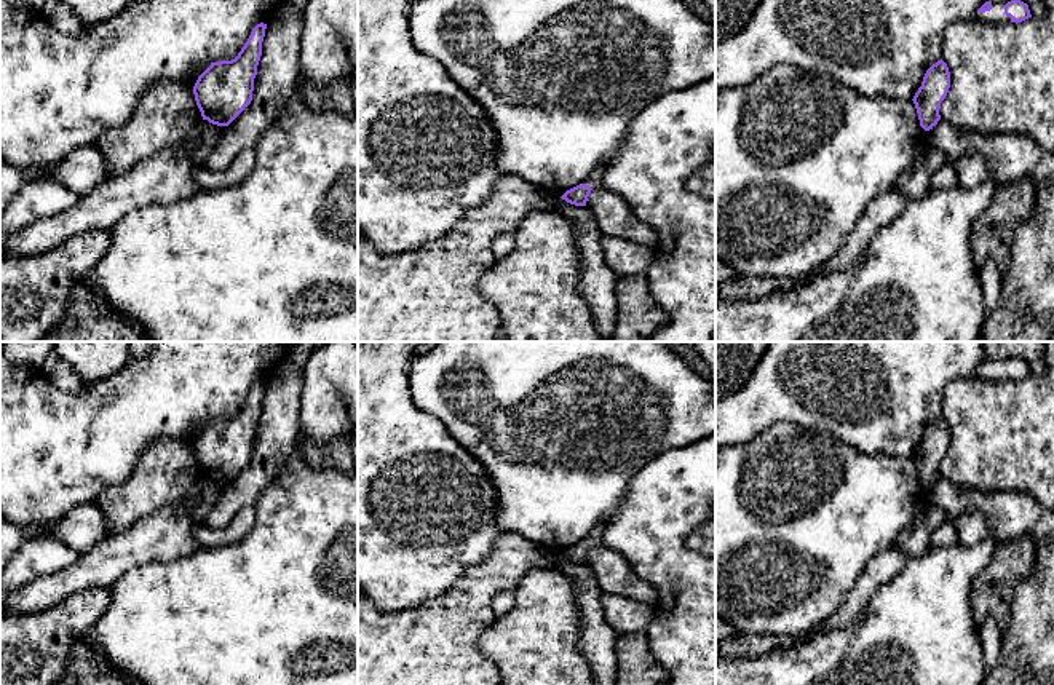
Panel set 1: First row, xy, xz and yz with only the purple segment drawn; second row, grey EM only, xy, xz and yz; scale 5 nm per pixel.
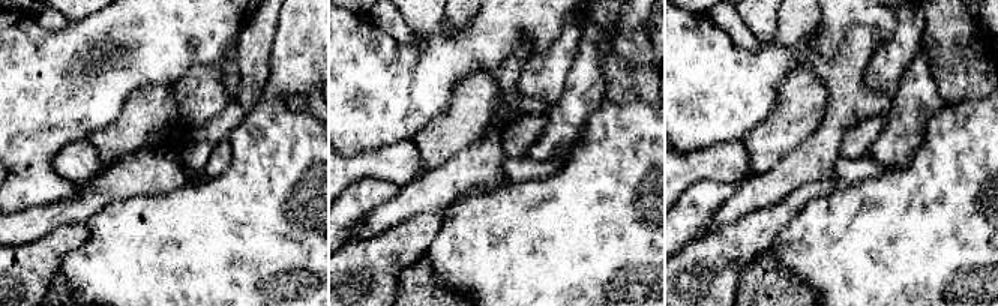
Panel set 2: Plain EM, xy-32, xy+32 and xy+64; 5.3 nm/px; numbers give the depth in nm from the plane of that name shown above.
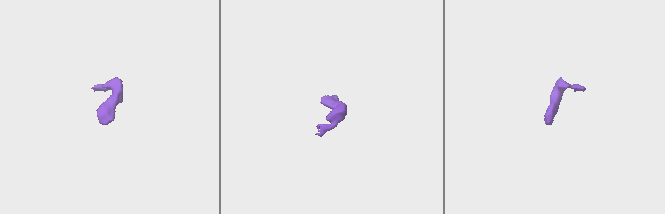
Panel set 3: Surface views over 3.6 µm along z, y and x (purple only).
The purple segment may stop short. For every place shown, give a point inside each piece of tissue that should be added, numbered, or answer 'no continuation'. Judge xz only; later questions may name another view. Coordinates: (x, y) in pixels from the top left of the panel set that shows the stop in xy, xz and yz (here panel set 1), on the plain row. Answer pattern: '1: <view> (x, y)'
1: xz (594, 537)

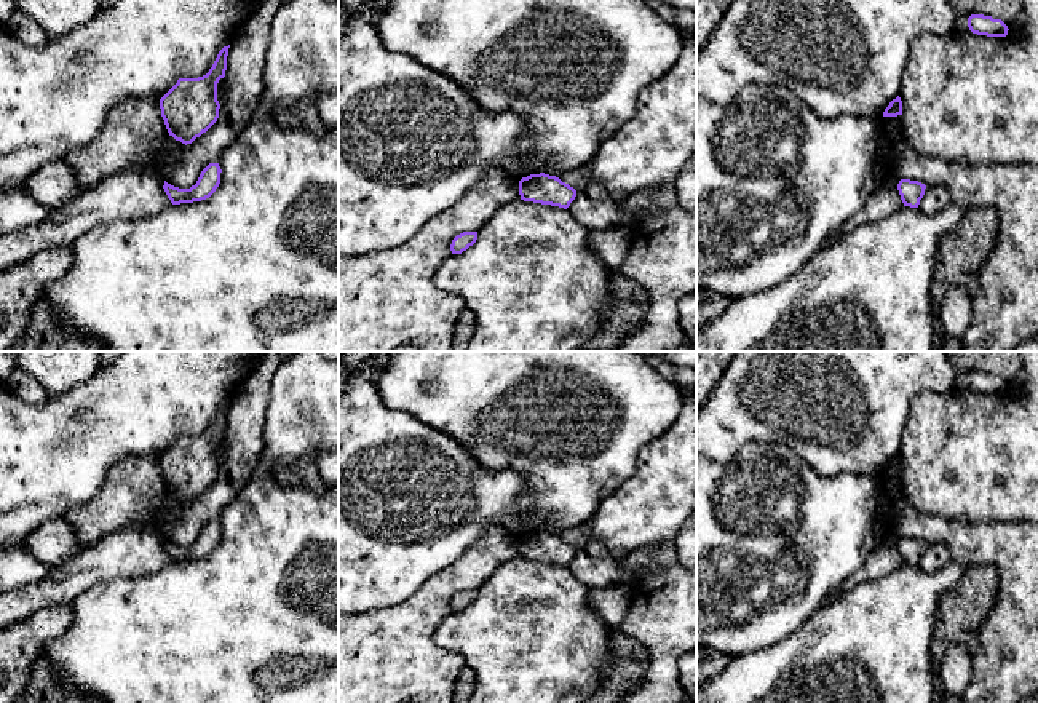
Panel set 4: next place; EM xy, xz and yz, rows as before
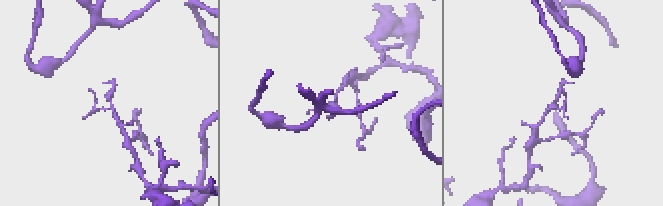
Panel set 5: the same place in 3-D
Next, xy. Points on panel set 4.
no continuation

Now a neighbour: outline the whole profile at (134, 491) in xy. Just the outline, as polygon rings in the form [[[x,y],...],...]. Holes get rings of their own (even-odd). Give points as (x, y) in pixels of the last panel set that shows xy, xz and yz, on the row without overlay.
[[[131,455],[112,465],[99,494],[72,508],[64,519],[75,529],[78,542],[89,546],[126,524],[152,522],[168,494],[160,459]]]

